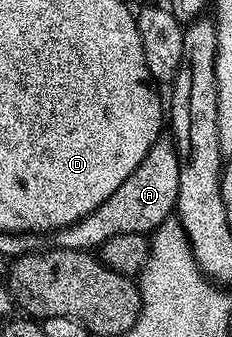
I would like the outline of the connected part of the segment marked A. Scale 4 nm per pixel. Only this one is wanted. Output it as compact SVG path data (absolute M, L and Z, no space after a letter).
M166 136L158 138L156 144L152 144L148 156L144 156L144 160L136 166L132 176L128 176L128 180L124 180L124 184L120 184L120 188L116 188L116 192L112 192L104 204L100 204L100 208L70 226L53 231L53 245L60 250L94 252L112 236L153 235L158 226L171 221L175 213L180 192L180 168L181 160L175 143Z

